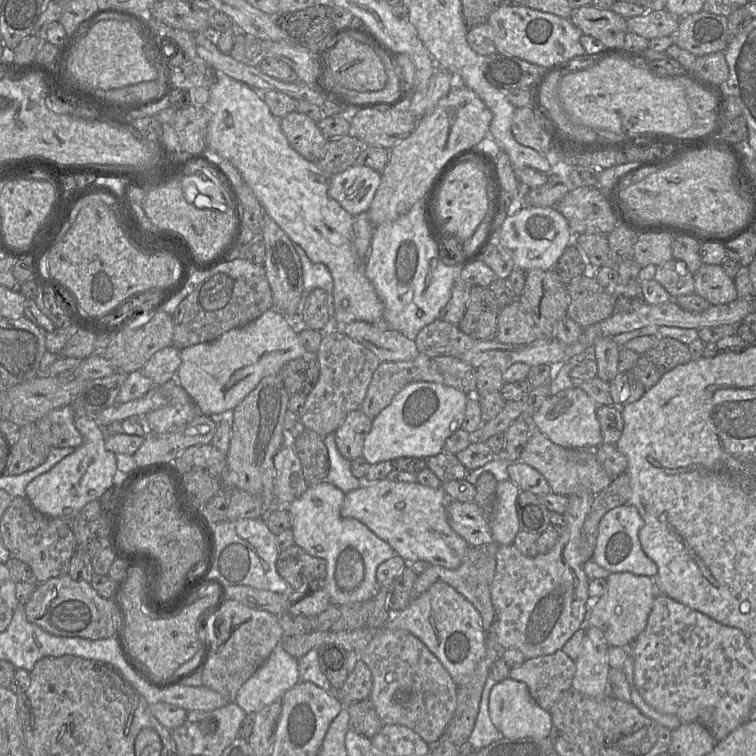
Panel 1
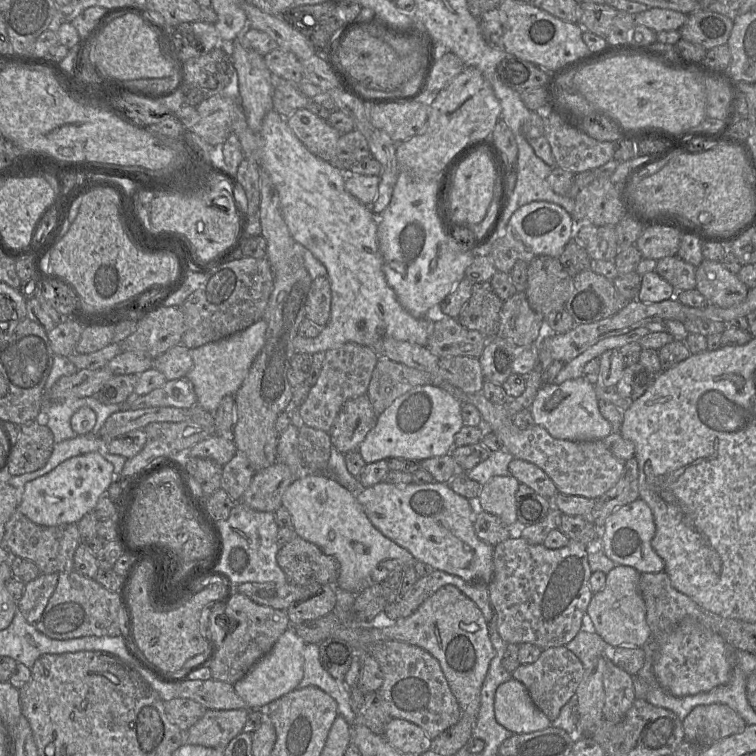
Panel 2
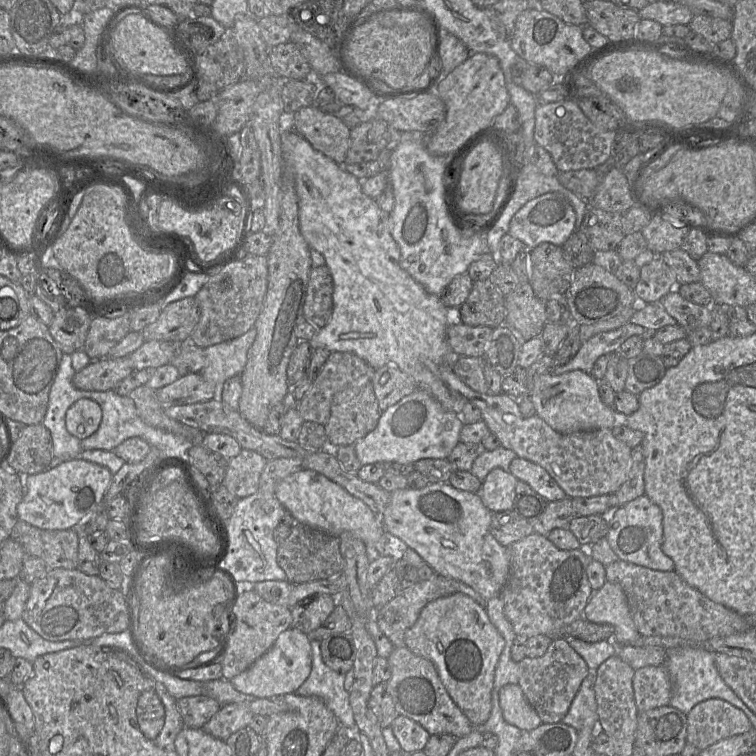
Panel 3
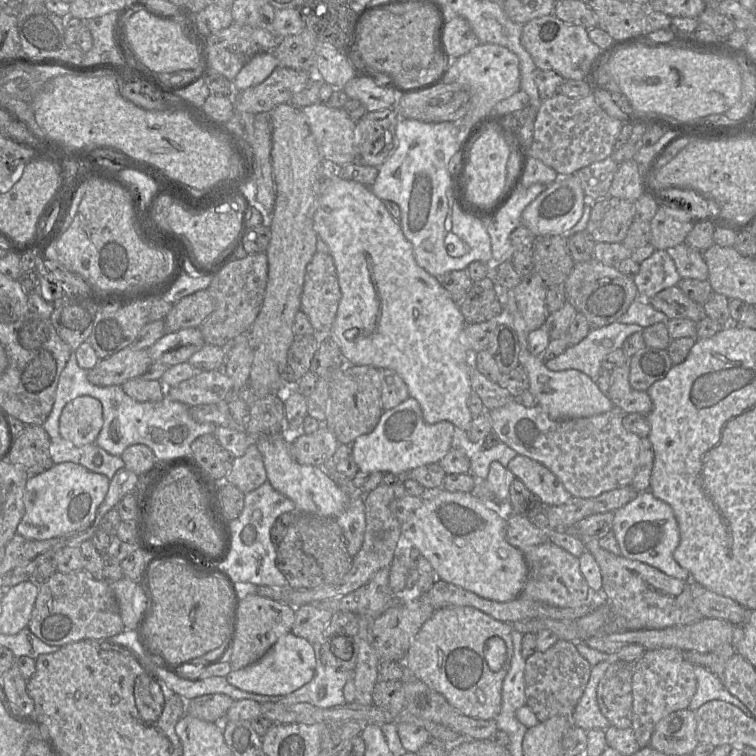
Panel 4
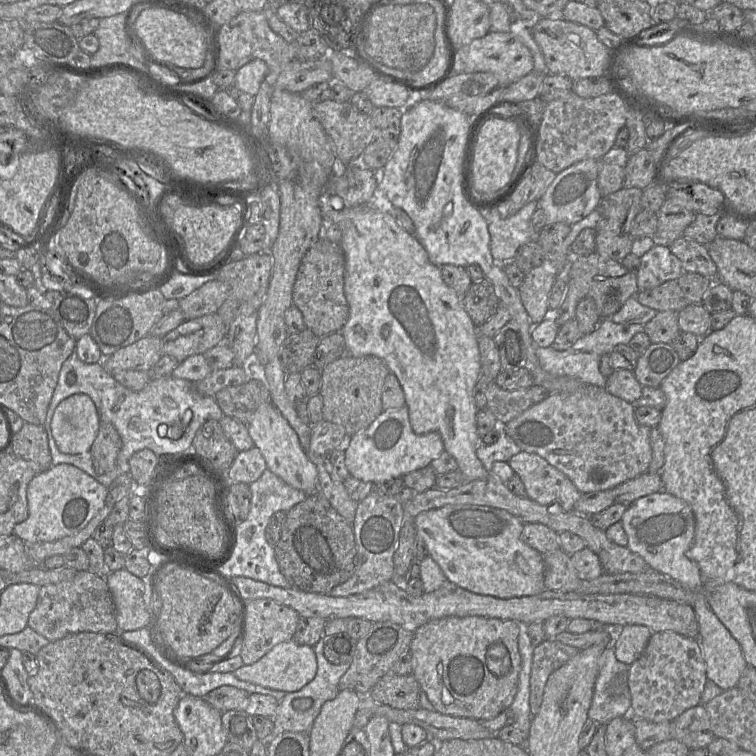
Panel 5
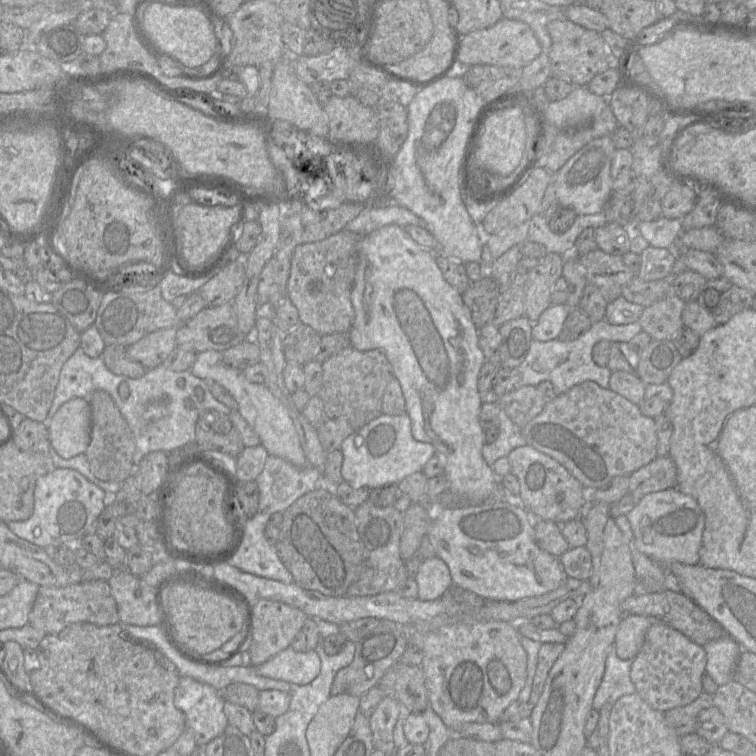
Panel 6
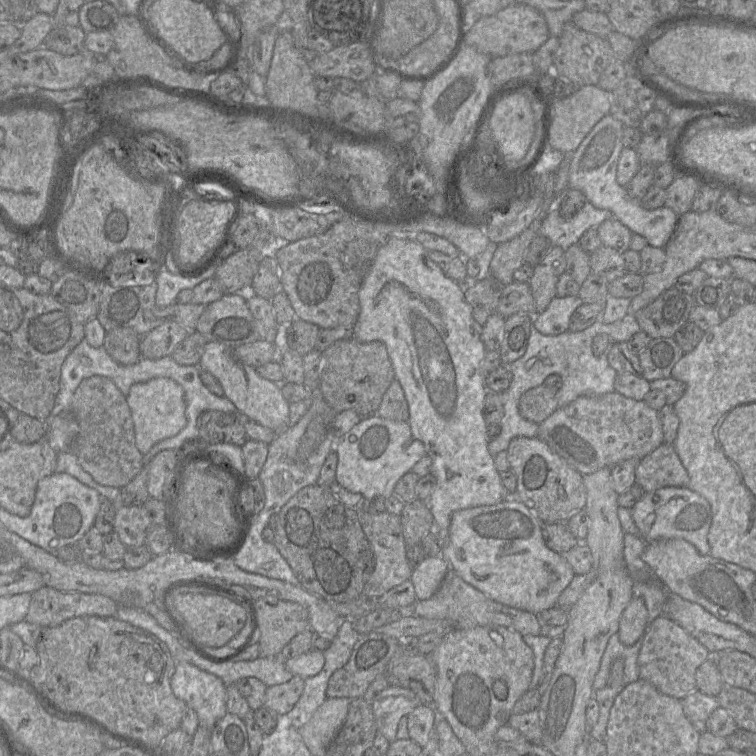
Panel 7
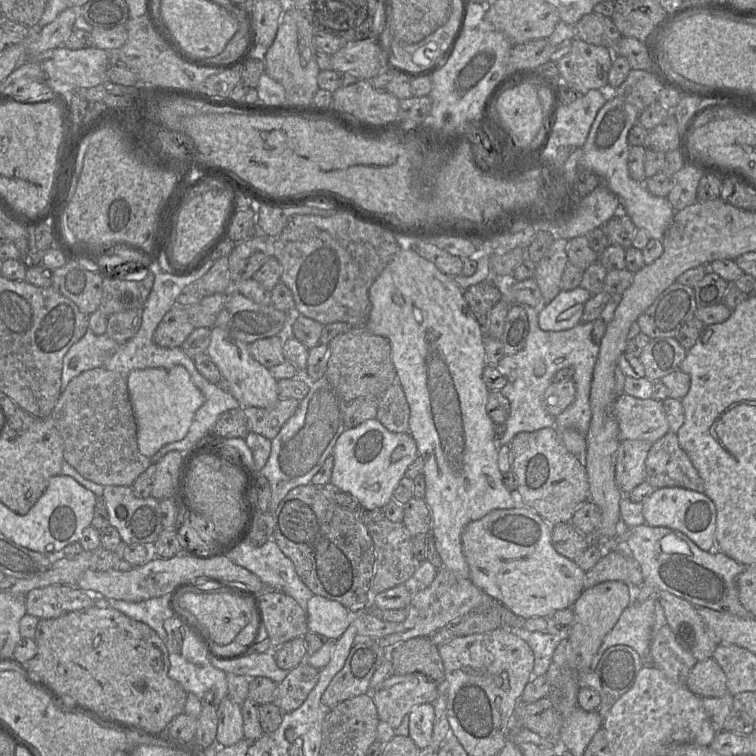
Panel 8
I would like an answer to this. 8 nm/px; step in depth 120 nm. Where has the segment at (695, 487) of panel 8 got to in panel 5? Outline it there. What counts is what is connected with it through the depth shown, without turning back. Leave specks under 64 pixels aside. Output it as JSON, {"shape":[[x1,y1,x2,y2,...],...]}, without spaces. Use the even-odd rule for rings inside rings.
{"shape":[[648,471,613,488,615,503,625,505,631,505,643,496,662,490,660,474]]}

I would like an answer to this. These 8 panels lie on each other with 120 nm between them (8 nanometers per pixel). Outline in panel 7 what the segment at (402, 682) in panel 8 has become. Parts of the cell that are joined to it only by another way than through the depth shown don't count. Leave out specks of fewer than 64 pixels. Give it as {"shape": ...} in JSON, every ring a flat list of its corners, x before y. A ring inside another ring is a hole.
{"shape":[[389,685,371,704,378,732,389,743,394,742,401,717,411,713,420,704,412,690]]}

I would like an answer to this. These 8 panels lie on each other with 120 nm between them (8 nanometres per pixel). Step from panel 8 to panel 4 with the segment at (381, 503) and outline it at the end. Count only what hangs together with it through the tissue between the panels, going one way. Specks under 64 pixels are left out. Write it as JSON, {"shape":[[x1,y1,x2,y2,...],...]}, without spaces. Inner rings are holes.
{"shape":[[409,397,398,406,383,411,377,426,351,444,360,471,400,473,422,465,438,463,451,449,455,426,449,421,428,424,416,399]]}

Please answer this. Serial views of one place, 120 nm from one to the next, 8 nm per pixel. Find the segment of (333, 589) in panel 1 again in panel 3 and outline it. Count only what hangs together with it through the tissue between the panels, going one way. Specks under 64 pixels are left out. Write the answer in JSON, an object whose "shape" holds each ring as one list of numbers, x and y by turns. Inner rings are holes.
{"shape":[[302,469,285,477,277,484,274,495,285,509,291,512,296,522,333,536,339,537,343,532,350,532,360,538,369,551,370,562,373,558,390,555,394,556,396,561,404,559,415,568,426,564,416,551,385,530,380,516,368,505,316,471]]}

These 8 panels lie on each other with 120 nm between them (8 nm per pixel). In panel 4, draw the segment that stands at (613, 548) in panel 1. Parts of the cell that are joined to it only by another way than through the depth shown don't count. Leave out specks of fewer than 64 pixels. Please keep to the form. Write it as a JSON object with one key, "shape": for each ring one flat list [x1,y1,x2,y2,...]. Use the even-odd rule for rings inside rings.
{"shape":[[650,490,638,493,632,501,614,512,612,531,622,556,646,563,673,578,691,581,690,573,673,557,680,542,680,532,674,512]]}

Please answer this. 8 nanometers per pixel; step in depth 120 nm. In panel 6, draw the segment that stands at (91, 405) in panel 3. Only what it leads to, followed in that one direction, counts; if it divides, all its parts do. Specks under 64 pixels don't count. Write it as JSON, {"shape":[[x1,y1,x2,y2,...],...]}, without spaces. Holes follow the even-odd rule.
{"shape":[[82,397,64,402,47,422,50,446,63,459,85,454,91,439,91,405]]}

